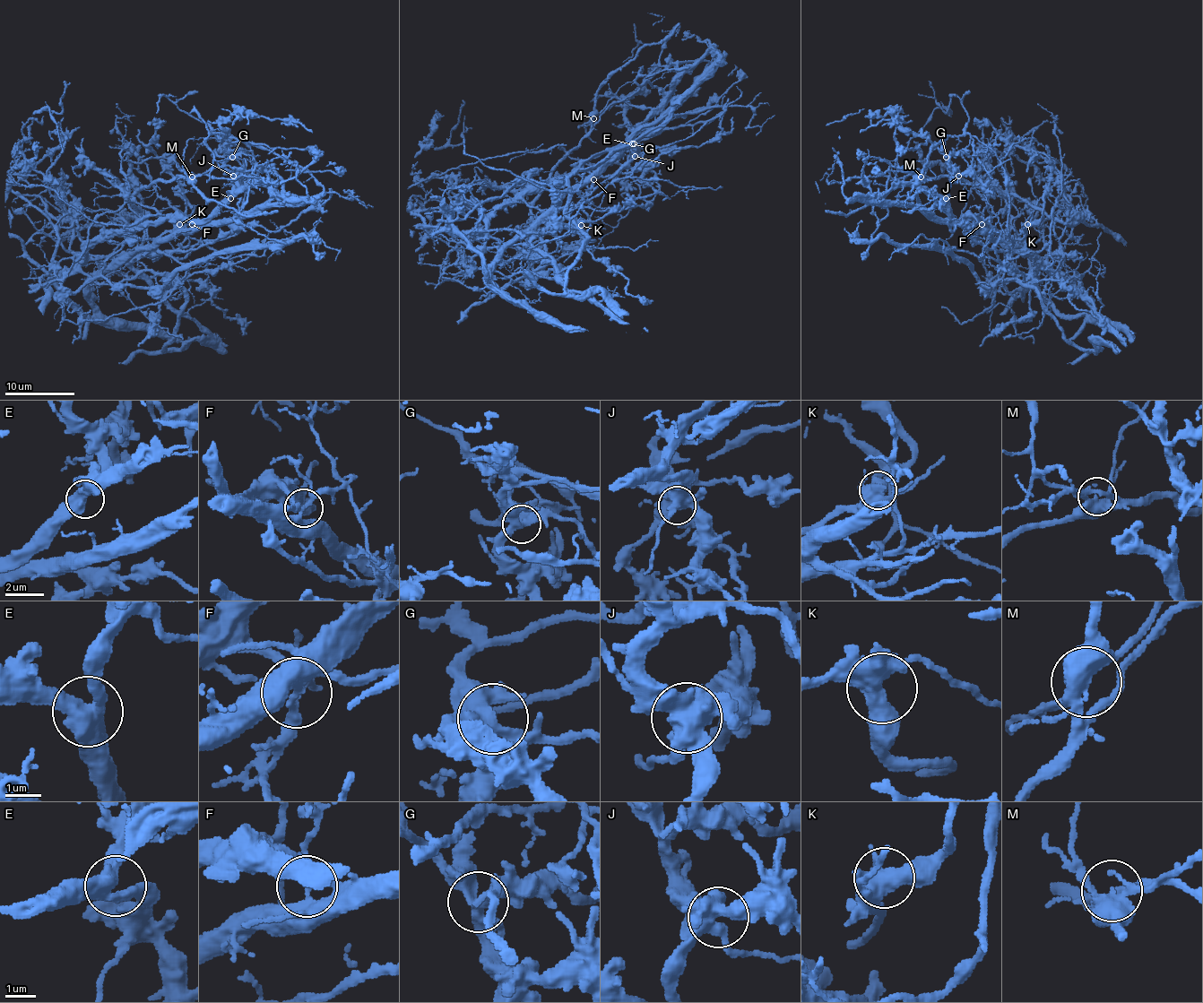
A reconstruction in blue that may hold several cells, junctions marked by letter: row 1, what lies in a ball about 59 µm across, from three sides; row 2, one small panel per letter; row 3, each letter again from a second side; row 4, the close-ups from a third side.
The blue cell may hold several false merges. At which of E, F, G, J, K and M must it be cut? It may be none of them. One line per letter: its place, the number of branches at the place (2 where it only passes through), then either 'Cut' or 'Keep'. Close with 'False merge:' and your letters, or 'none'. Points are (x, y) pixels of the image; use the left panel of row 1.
E: Place: (230, 198). Branches: 3. Keep
F: Place: (192, 224). Branches: 3. Cut
G: Place: (232, 157). Branches: 3. Keep
J: Place: (233, 176). Branches: 6. Keep
K: Place: (179, 224). Branches: 4. Keep
M: Place: (192, 177). Branches: 5. Cut
False merge: F, M

